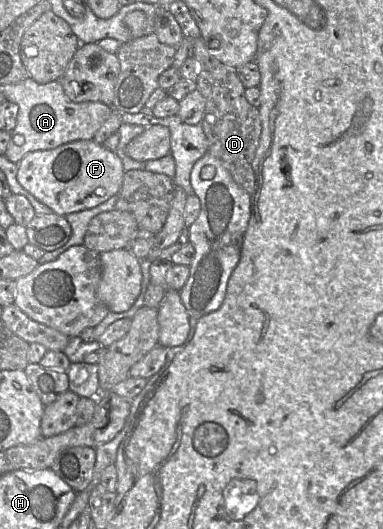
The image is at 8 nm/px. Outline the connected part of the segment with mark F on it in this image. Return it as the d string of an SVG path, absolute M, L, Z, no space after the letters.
M93 139L76 140L50 150L27 153L17 166L20 185L61 216L94 208L116 196L126 172L117 153Z

